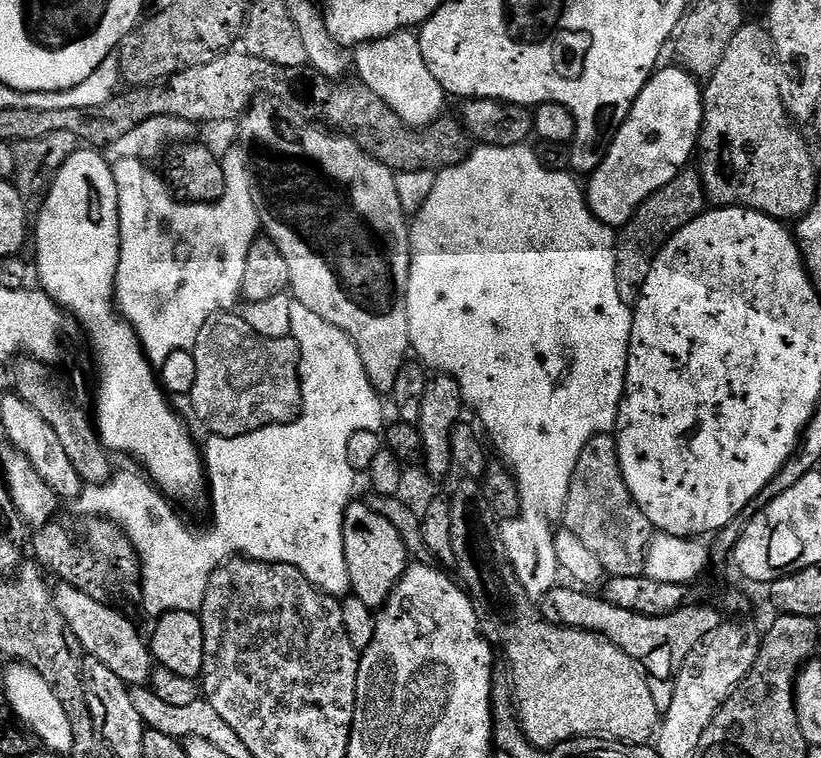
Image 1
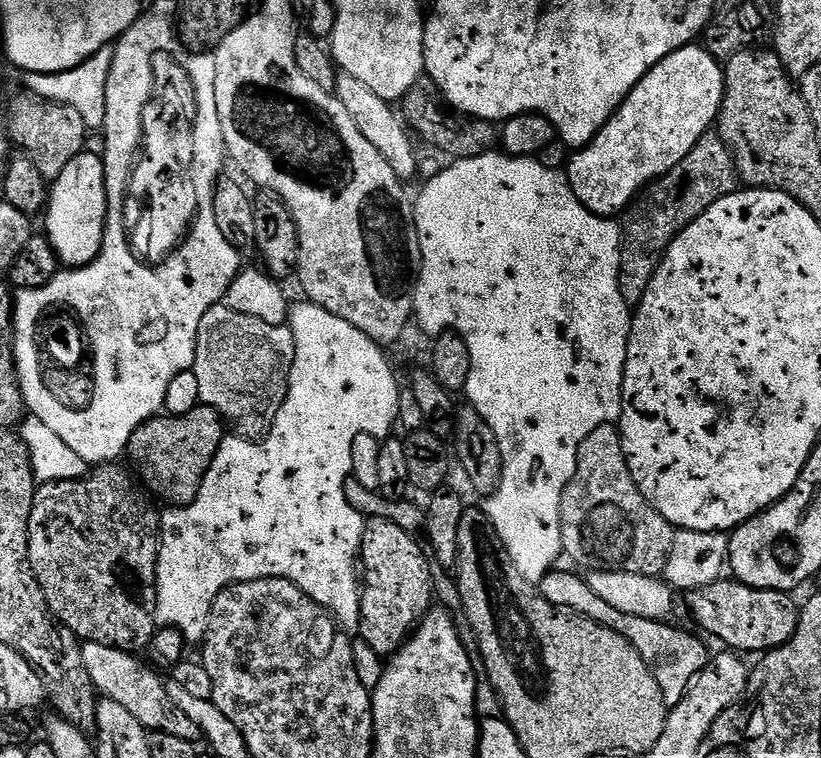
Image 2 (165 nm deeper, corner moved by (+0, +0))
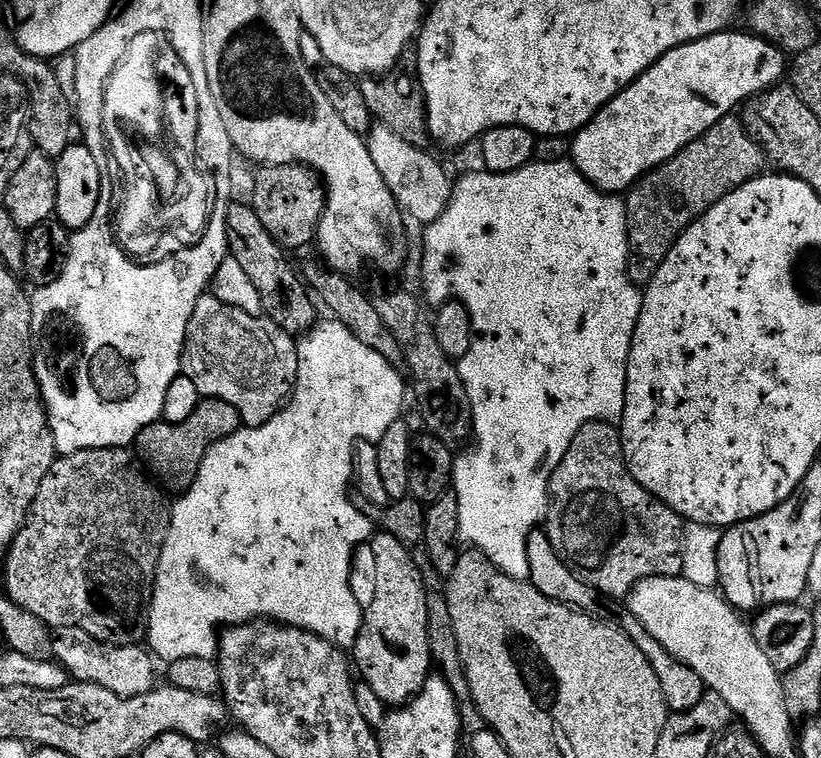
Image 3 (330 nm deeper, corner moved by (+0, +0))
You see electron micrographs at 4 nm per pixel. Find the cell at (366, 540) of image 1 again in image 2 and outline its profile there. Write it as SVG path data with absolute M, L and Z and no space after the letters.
M383 518L369 519L364 525L359 555L362 561L362 591L358 636L381 658L395 656L404 641L412 635L416 625L433 607L433 565L422 544L420 549L418 540L415 535L402 530L401 526Z

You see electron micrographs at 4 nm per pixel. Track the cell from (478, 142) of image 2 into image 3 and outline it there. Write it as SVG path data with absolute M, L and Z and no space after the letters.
M410 46L404 51L403 59L395 68L388 72L381 72L379 76L370 76L359 81L362 98L366 98L366 106L370 106L370 114L377 125L384 125L398 134L398 138L422 149L430 144L428 135L428 121L424 106L424 91L416 75L418 69L415 63L416 50Z

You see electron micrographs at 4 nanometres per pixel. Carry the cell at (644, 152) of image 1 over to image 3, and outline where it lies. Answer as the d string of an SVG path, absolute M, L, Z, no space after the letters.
M744 30L732 31L715 32L712 36L670 50L660 57L657 64L647 68L630 87L622 89L587 126L575 133L570 144L571 163L595 188L613 194L627 193L646 173L662 166L690 142L706 134L710 126L733 115L753 96L779 85L783 76L785 79L786 56L777 45Z

